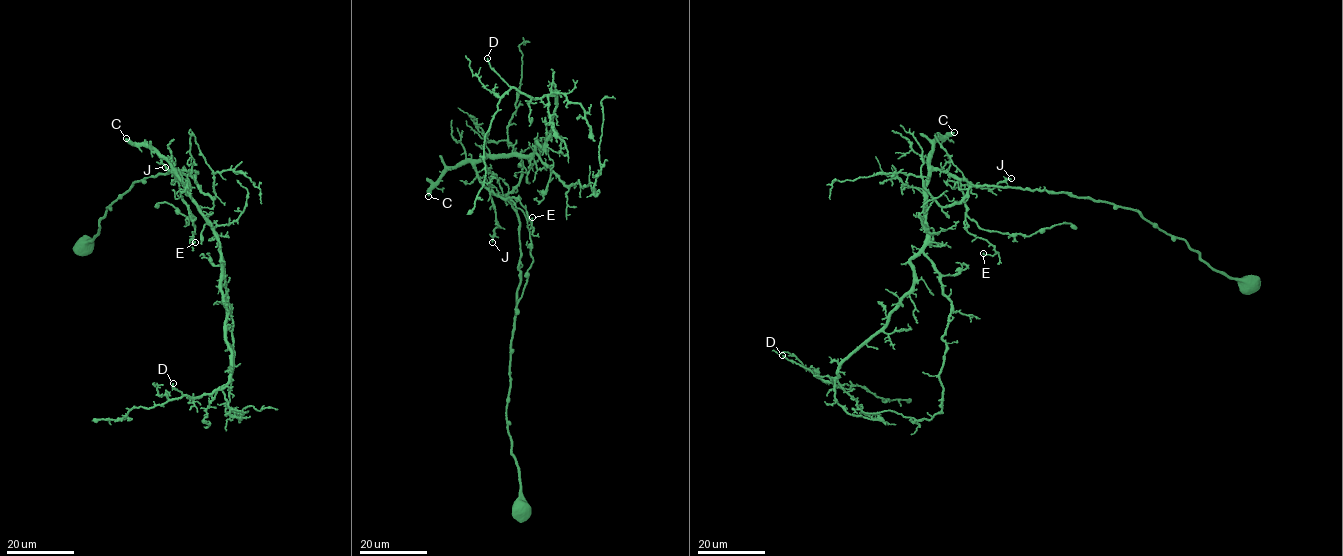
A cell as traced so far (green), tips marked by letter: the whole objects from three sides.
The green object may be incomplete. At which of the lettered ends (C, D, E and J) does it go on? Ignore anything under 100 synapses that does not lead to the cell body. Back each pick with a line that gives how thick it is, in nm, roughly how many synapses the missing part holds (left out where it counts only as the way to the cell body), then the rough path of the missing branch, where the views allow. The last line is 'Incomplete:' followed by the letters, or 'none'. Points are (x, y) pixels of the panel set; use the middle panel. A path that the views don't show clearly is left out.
C: 440 nm | 350 syn
Incomplete: C

